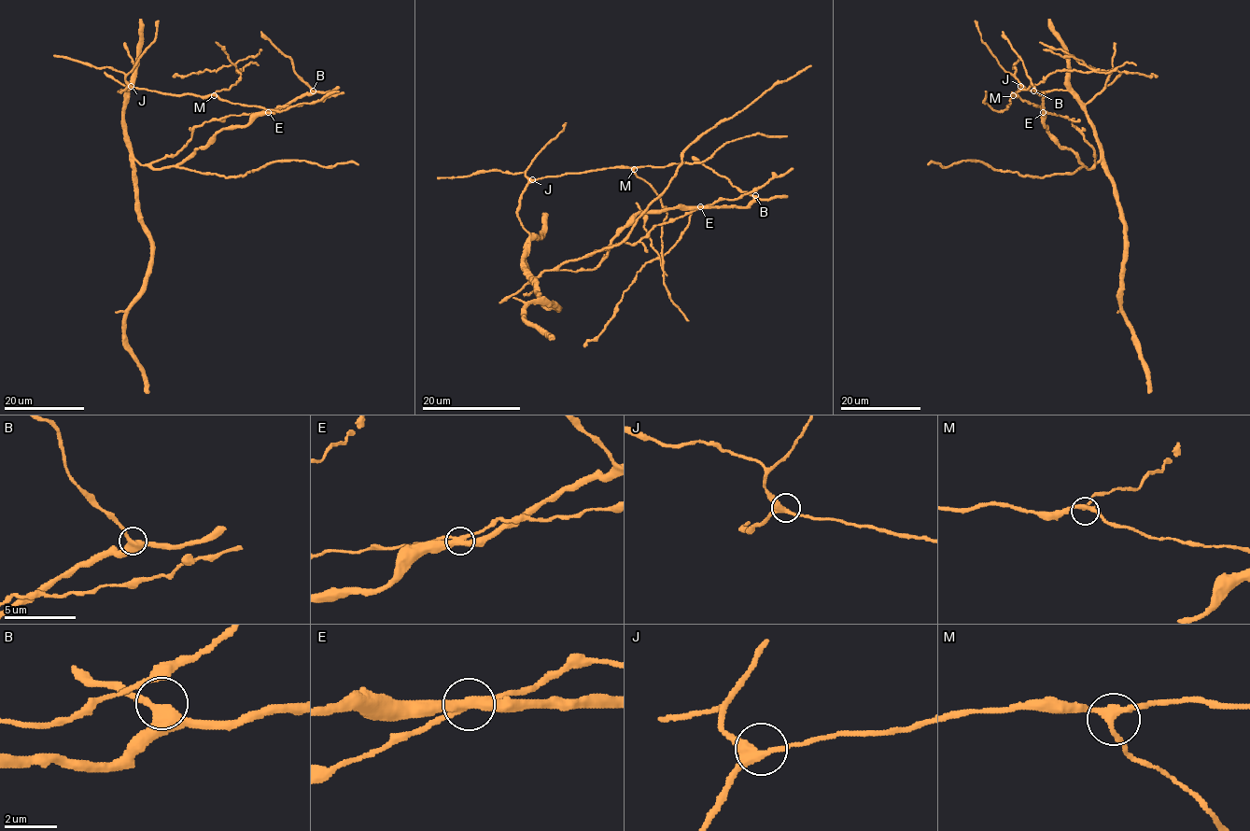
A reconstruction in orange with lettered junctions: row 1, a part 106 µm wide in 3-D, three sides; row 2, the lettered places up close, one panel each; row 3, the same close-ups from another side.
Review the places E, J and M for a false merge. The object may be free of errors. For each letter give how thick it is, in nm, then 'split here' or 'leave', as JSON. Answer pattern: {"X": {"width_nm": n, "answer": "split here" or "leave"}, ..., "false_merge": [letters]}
{"E": {"width_nm": 360, "answer": "leave"}, "J": {"width_nm": 320, "answer": "leave"}, "M": {"width_nm": 240, "answer": "leave"}, "false_merge": []}

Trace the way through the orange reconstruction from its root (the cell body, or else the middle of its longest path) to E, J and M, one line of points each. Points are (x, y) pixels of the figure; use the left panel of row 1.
E: (125, 105), (124, 125), (132, 155), (141, 164), (154, 168), (178, 164), (217, 132), (245, 127), (268, 112)
J: (125, 105), (129, 91), (119, 91), (131, 86)
M: (125, 105), (129, 91), (119, 91), (128, 87), (171, 94), (214, 95)

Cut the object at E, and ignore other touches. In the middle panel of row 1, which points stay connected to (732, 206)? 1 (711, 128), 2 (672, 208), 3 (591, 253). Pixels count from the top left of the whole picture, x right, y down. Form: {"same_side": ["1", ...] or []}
{"same_side": ["1", "2", "3"]}

